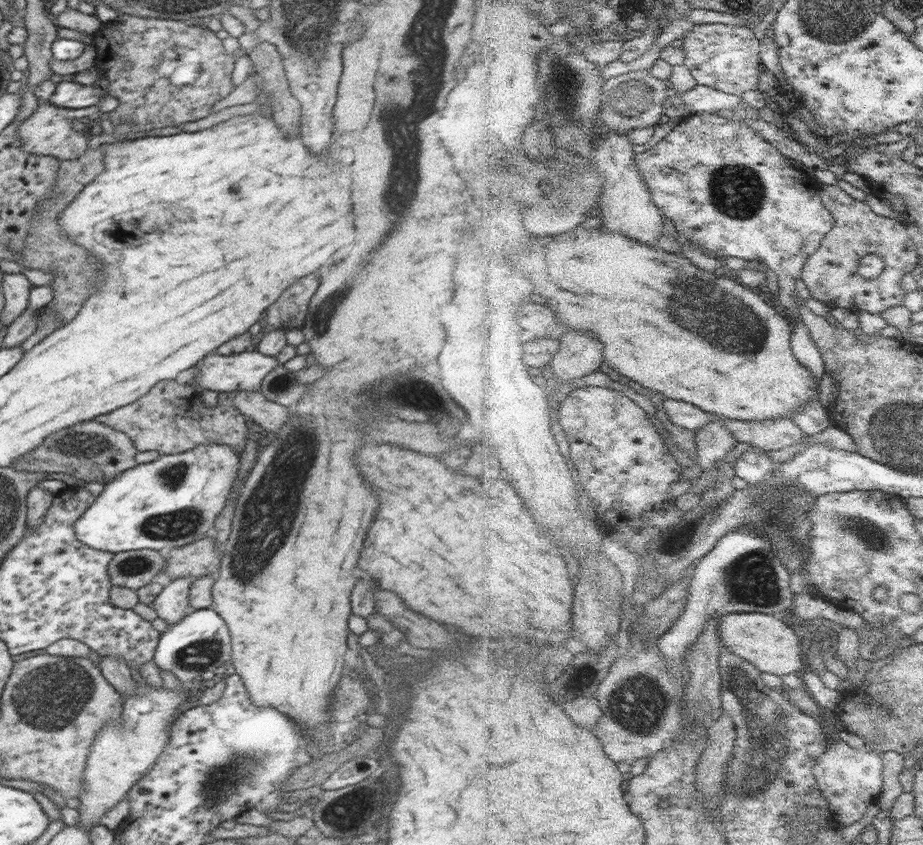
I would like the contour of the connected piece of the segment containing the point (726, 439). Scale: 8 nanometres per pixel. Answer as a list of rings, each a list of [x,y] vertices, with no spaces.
[[[717,417],[712,424],[703,430],[696,431],[698,444],[698,464],[704,471],[715,467],[717,462],[723,461],[738,444],[735,434],[727,425],[724,418]]]

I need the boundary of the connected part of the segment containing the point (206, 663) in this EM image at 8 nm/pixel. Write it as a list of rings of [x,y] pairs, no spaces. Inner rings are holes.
[[[211,607],[192,610],[180,623],[170,625],[157,641],[153,662],[159,669],[172,672],[180,682],[192,686],[202,681],[202,672],[214,672],[224,666],[231,654],[231,634],[224,620]]]

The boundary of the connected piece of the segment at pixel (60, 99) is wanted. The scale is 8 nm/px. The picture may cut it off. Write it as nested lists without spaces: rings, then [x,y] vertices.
[[[62,81],[57,85],[49,101],[40,99],[40,105],[46,102],[52,106],[58,106],[58,108],[74,110],[89,108],[98,105],[104,94],[105,90],[102,87],[86,86],[74,81]]]

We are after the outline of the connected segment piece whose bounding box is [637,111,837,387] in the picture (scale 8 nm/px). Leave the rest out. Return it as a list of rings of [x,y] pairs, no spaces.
[[[716,111],[712,112],[703,112],[703,113],[695,113],[694,115],[690,115],[687,118],[681,120],[681,123],[672,130],[668,136],[662,140],[659,144],[657,144],[654,148],[651,148],[648,151],[643,151],[643,153],[637,154],[637,163],[639,164],[640,171],[642,174],[644,174],[645,180],[648,182],[648,185],[650,187],[650,190],[653,192],[653,197],[655,198],[655,201],[657,202],[657,205],[663,210],[663,213],[674,222],[676,227],[678,228],[678,232],[681,235],[682,241],[685,242],[691,242],[694,243],[696,246],[699,246],[701,249],[716,254],[717,256],[732,256],[732,257],[738,257],[738,258],[744,258],[746,261],[748,260],[759,260],[760,262],[765,262],[767,266],[775,273],[777,273],[777,276],[779,277],[780,282],[780,300],[782,304],[795,316],[797,320],[797,329],[796,334],[794,334],[794,338],[796,338],[796,356],[800,358],[800,362],[804,362],[804,366],[807,366],[810,368],[810,370],[814,371],[815,377],[817,378],[817,382],[821,383],[823,382],[823,378],[826,376],[827,373],[827,362],[824,358],[822,349],[819,347],[819,344],[815,341],[815,338],[813,337],[812,331],[810,330],[810,327],[806,324],[806,321],[802,318],[801,310],[800,310],[800,301],[801,298],[798,296],[798,288],[796,288],[796,282],[798,282],[798,278],[802,278],[803,276],[803,270],[804,267],[807,265],[808,259],[812,257],[812,255],[816,254],[817,250],[820,250],[820,247],[822,247],[822,243],[824,243],[827,240],[827,236],[834,230],[834,227],[836,226],[837,220],[836,217],[833,215],[833,212],[825,205],[825,202],[823,201],[823,195],[821,194],[821,190],[823,187],[822,182],[820,180],[816,180],[815,177],[812,175],[809,175],[804,168],[795,168],[795,166],[792,166],[792,162],[790,162],[790,158],[786,156],[786,154],[782,154],[774,144],[770,144],[768,140],[765,140],[759,132],[757,132],[756,129],[752,128],[752,126],[749,126],[749,124],[745,124],[743,121],[740,122],[734,122],[734,120],[728,120],[728,118],[724,118],[724,116],[719,116],[719,114],[716,114]]]

